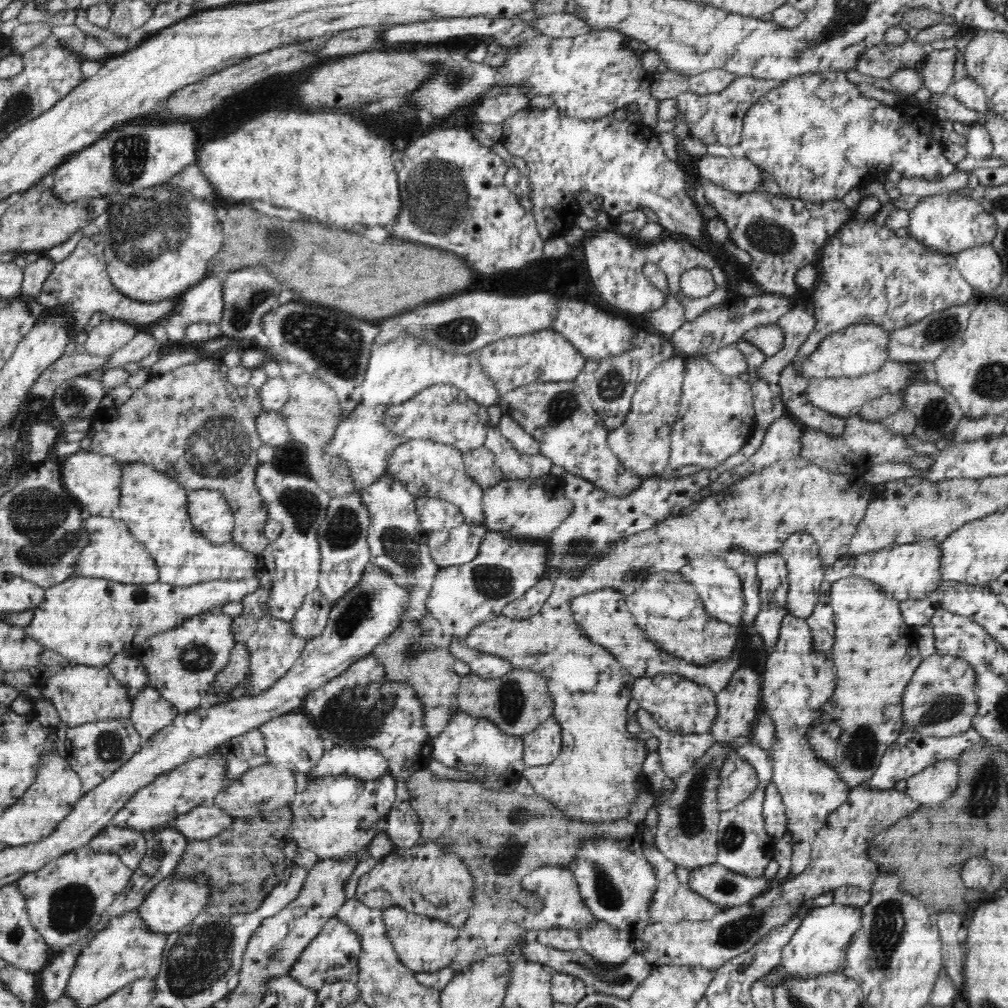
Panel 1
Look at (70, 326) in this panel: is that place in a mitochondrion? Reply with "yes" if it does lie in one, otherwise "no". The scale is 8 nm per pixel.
no

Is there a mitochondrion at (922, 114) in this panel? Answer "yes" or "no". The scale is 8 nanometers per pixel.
no

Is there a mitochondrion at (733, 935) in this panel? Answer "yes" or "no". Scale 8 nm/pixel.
yes

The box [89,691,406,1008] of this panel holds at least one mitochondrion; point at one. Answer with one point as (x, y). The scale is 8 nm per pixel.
(200, 958)

